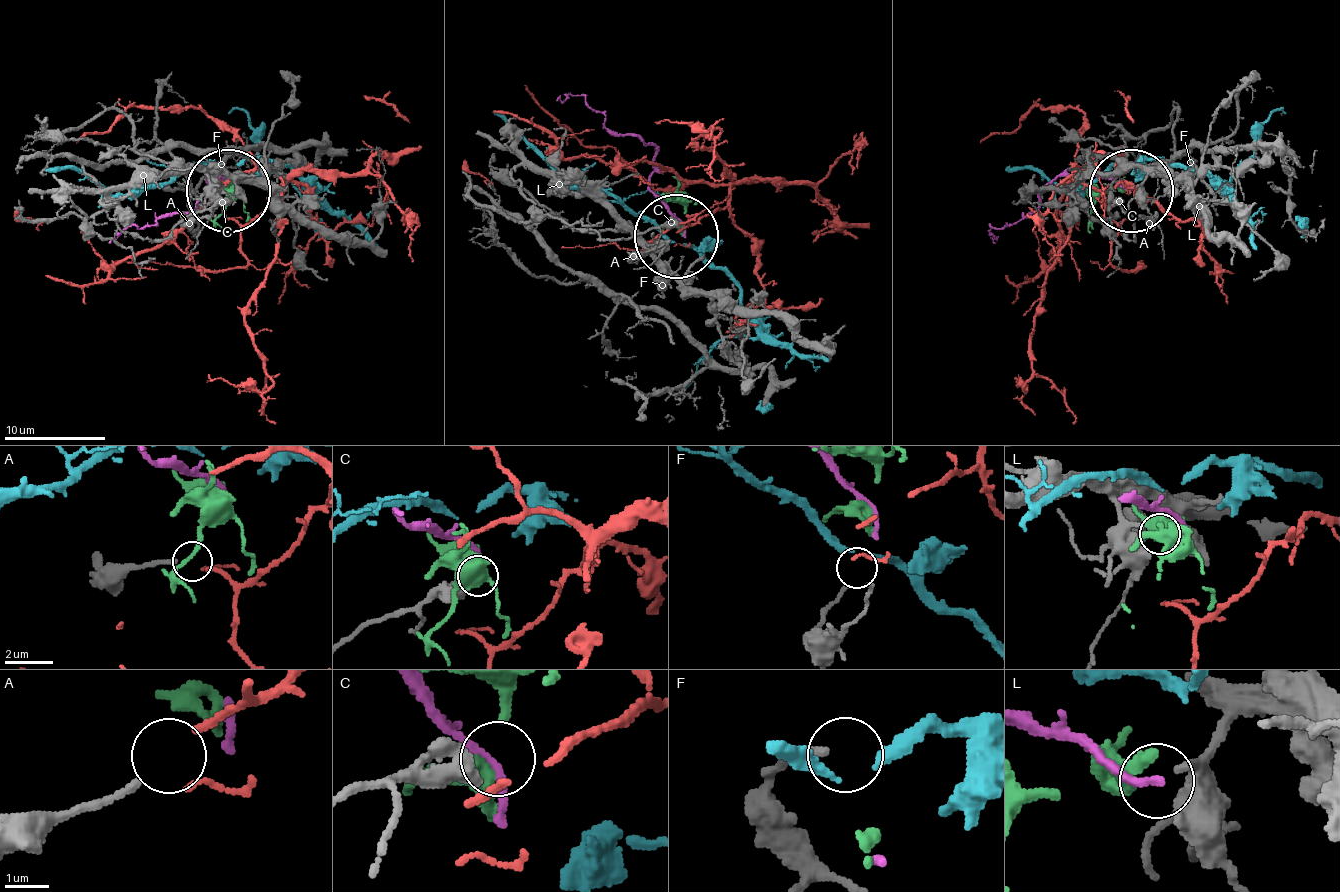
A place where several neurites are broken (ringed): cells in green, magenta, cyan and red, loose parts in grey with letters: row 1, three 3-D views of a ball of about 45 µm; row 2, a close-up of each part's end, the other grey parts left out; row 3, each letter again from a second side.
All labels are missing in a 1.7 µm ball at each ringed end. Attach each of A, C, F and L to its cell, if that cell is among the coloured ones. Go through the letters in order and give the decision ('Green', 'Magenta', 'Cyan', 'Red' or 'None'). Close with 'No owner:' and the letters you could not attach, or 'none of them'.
A: Red
C: None
F: Cyan
L: Green
No owner: C

